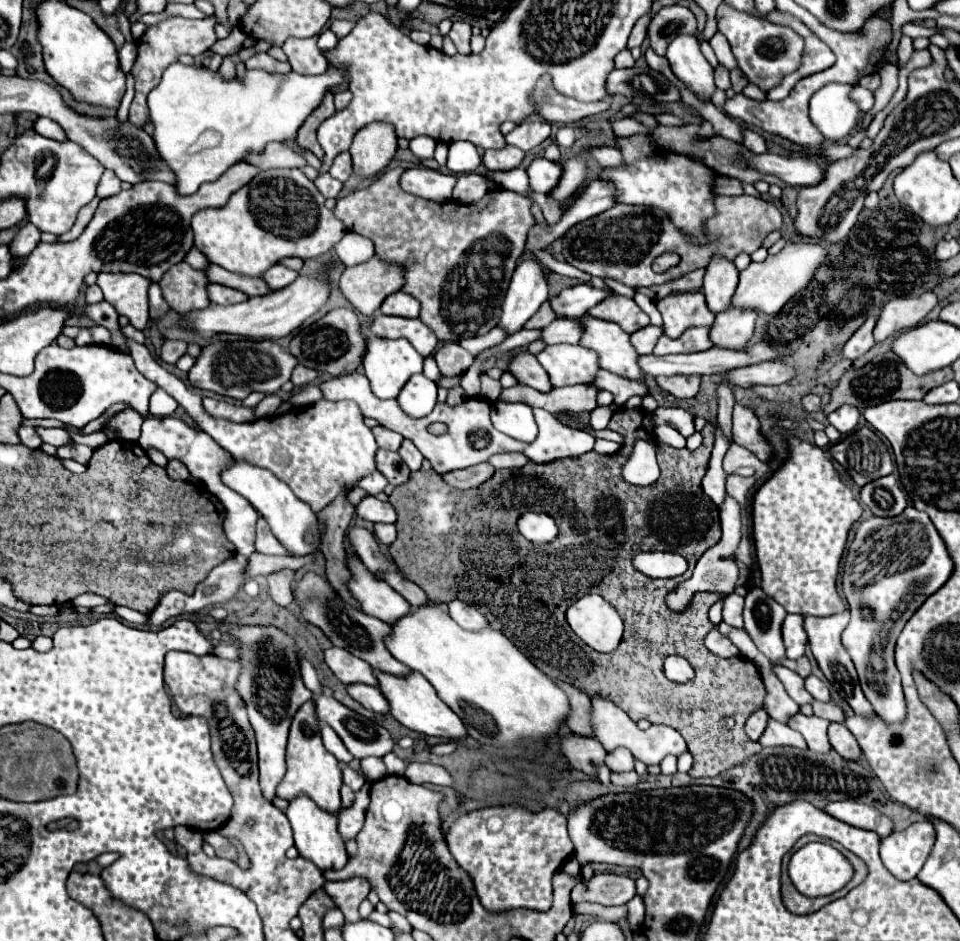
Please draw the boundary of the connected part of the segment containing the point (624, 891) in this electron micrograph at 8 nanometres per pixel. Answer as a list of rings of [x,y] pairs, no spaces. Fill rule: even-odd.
[[[575,855],[569,857],[569,859],[563,863],[561,869],[575,879],[575,889],[571,891],[571,901],[573,901],[573,903],[579,903],[579,901],[595,901],[595,903],[601,903],[601,905],[623,905],[623,903],[627,903],[629,899],[633,899],[633,895],[635,895],[635,881],[633,881],[631,877],[627,877],[627,875],[599,873],[599,875],[593,875],[593,877],[587,881],[581,874],[581,867]]]

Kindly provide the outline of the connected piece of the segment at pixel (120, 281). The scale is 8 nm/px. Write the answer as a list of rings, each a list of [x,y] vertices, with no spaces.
[[[99,273],[97,285],[101,287],[105,299],[117,309],[119,315],[125,315],[135,329],[145,329],[149,321],[147,311],[147,289],[149,279],[129,273]]]

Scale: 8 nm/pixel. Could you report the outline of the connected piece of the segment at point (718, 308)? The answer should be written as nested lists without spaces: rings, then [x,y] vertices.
[[[719,255],[711,257],[705,269],[703,293],[713,313],[721,313],[729,307],[731,295],[737,289],[737,277],[739,277],[739,271],[731,259],[719,257]]]

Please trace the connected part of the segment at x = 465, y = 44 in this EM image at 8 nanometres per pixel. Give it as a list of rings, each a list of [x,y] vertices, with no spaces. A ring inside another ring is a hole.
[[[455,21],[451,31],[449,31],[449,37],[451,41],[455,43],[457,51],[467,55],[469,53],[469,39],[471,39],[471,25],[465,23],[465,21]]]

